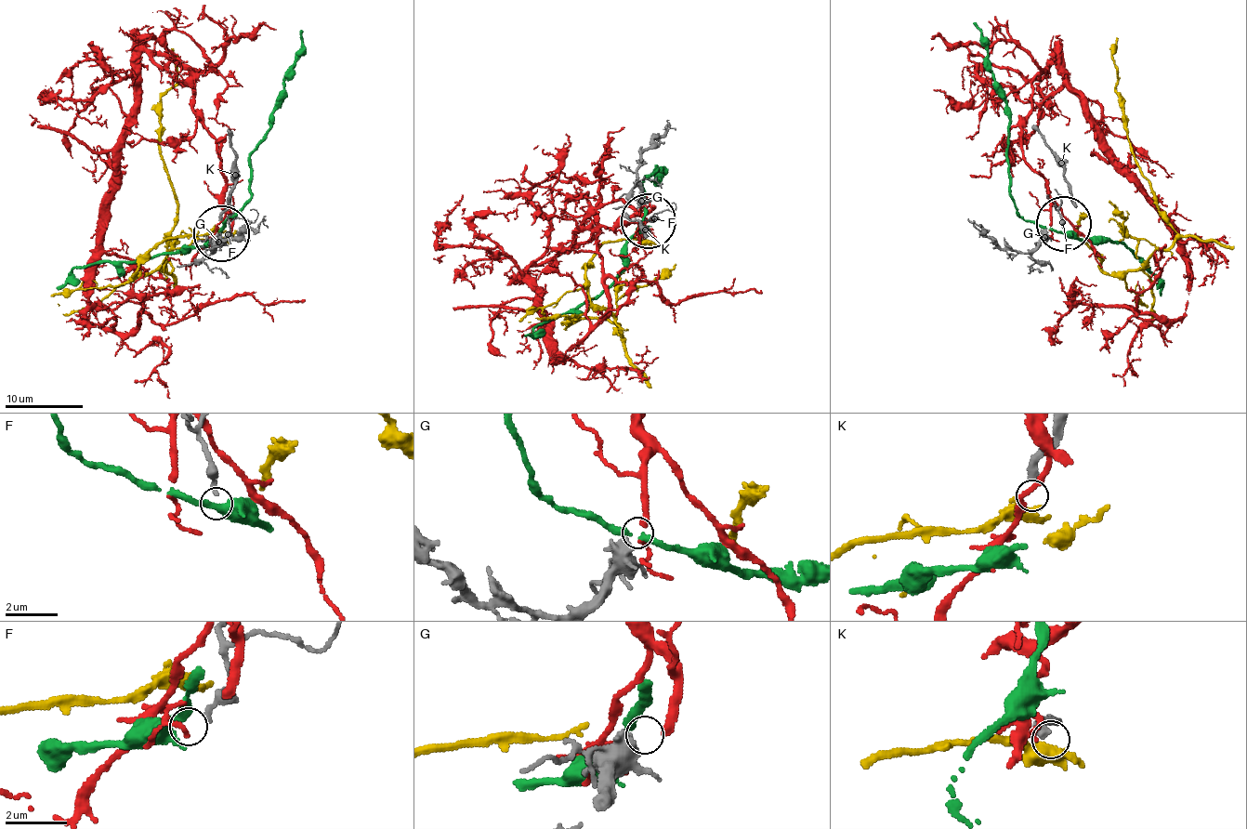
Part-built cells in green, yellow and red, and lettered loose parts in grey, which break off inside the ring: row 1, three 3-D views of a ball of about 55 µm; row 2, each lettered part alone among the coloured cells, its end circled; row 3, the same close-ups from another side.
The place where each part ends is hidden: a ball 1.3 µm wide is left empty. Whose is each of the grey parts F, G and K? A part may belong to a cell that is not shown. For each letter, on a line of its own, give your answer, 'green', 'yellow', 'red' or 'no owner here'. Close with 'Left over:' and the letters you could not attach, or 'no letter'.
F: no owner here
G: red
K: yellow
Left over: F

